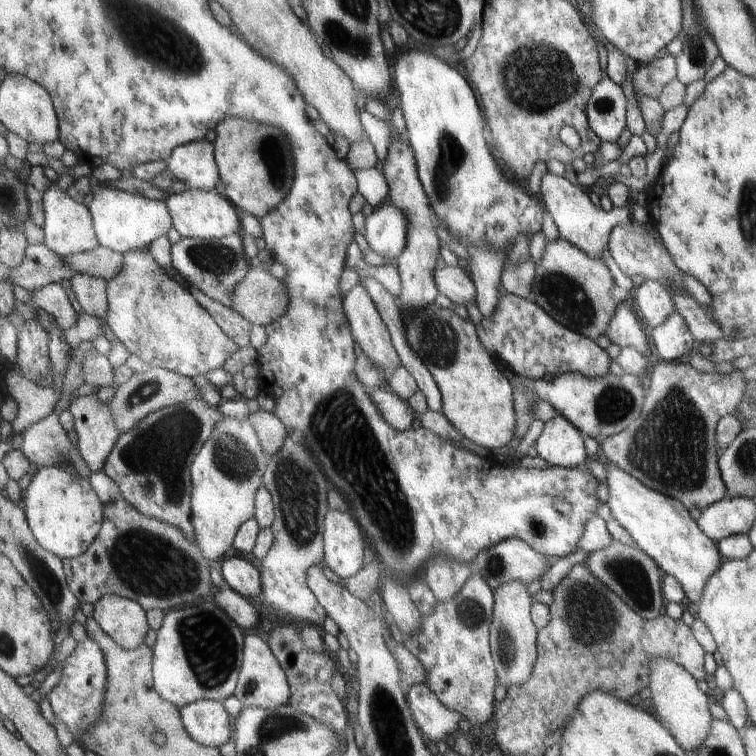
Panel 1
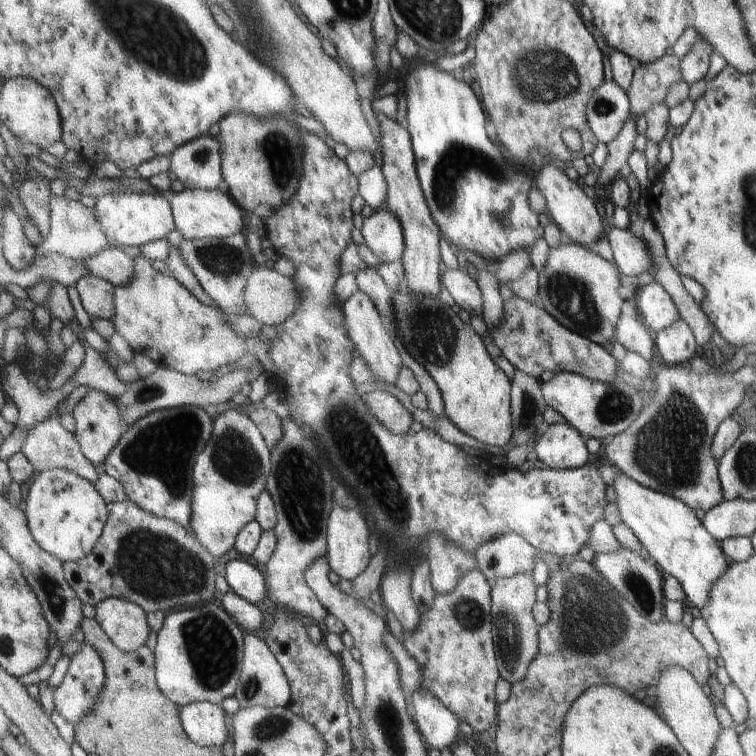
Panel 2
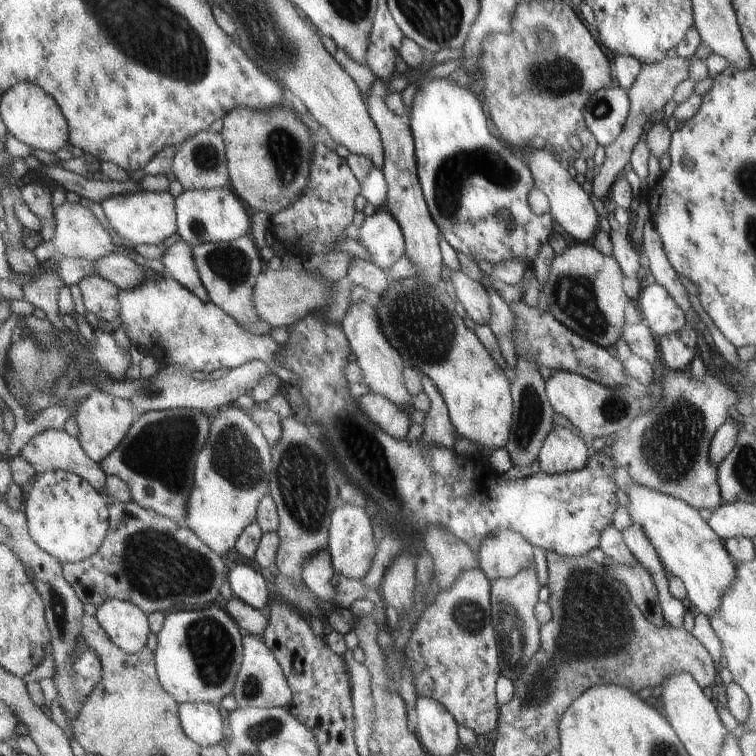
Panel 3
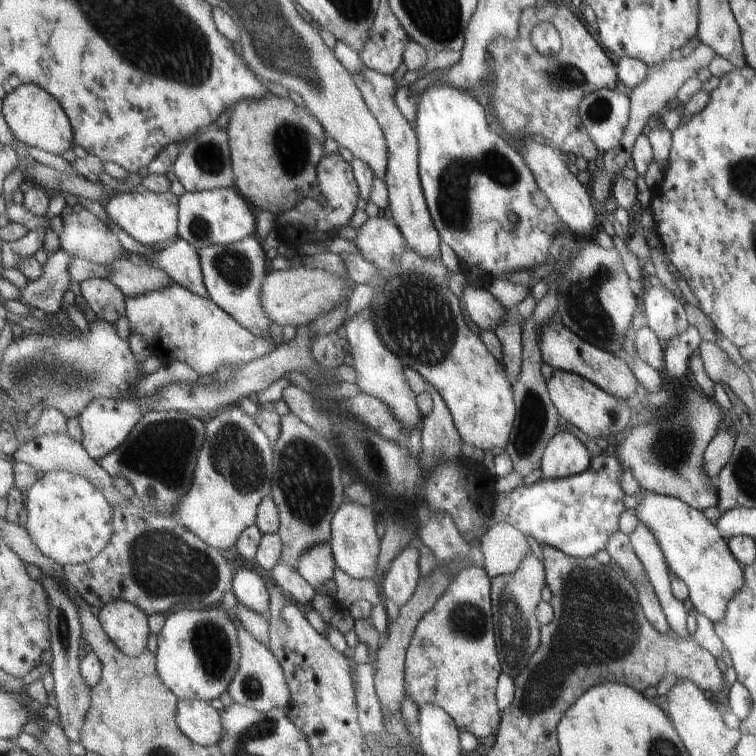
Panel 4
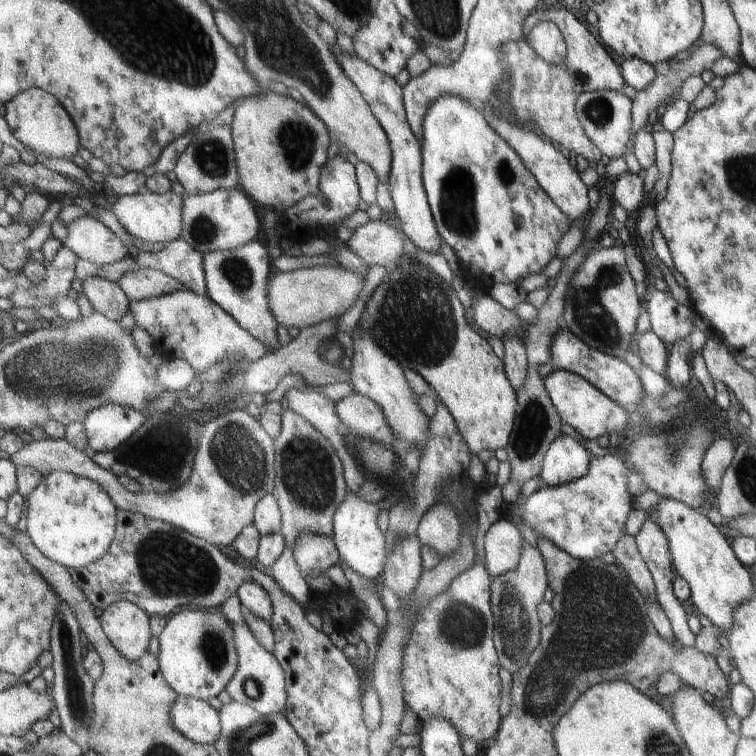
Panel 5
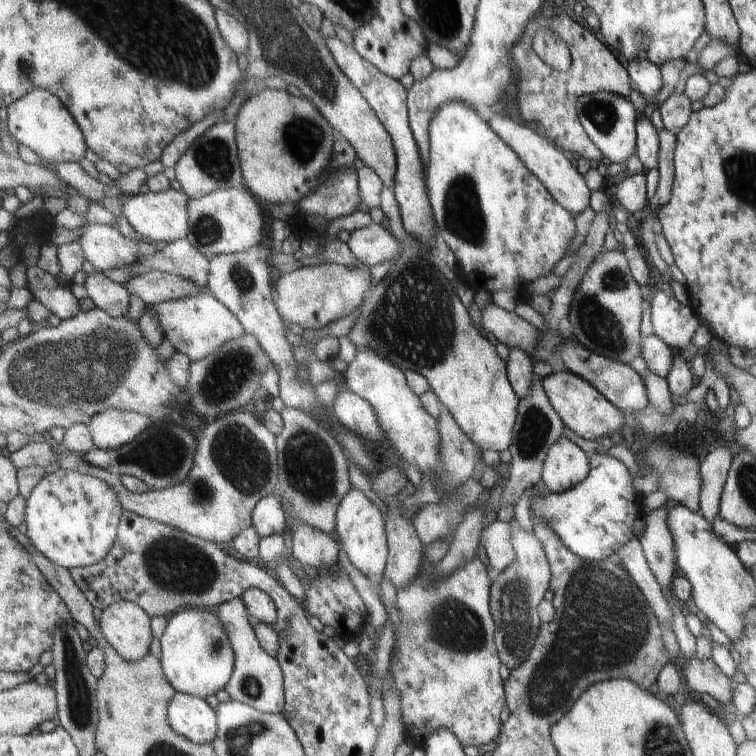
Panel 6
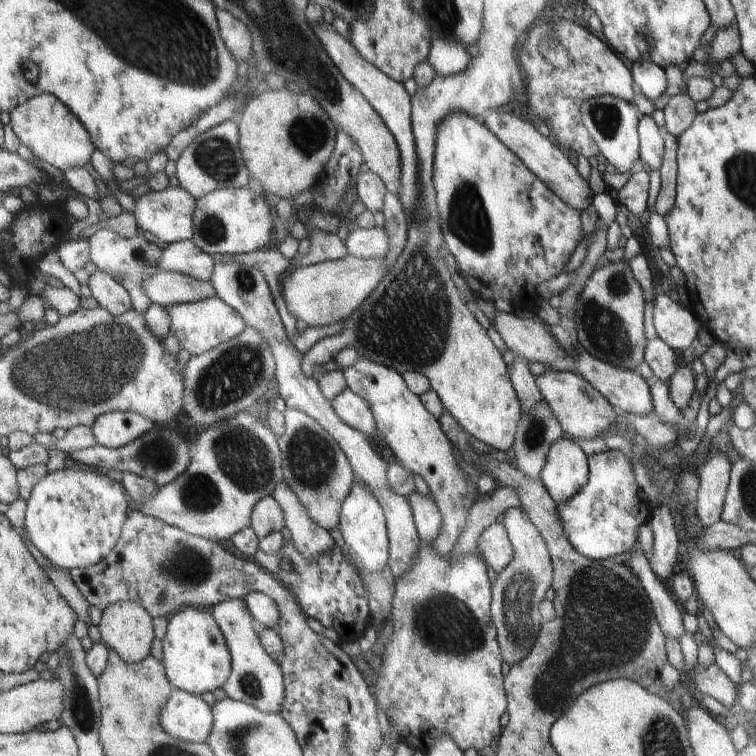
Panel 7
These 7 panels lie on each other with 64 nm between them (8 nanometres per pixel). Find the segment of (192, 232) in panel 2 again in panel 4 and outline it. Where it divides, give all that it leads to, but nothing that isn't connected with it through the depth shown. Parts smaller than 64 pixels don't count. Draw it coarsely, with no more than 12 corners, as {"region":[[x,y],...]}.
{"region":[[235,187],[180,196],[180,237],[197,250],[253,236]]}

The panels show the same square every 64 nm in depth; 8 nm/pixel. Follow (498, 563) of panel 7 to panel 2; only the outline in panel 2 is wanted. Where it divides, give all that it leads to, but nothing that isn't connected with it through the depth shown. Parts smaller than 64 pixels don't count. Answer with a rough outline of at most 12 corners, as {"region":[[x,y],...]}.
{"region":[[503,534],[477,551],[491,585],[532,576],[536,550],[519,534]]}

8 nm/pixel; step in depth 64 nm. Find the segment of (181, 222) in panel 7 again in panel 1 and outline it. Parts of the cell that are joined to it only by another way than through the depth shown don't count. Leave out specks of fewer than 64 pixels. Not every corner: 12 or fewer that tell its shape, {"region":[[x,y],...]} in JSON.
{"region":[[91,183],[101,246],[147,249],[174,227],[165,200]]}

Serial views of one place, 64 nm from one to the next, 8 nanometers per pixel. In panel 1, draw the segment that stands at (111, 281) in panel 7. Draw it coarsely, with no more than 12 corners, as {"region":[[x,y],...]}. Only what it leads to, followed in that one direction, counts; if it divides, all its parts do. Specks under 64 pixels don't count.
{"region":[[79,273],[71,280],[83,310],[109,316],[107,280]]}

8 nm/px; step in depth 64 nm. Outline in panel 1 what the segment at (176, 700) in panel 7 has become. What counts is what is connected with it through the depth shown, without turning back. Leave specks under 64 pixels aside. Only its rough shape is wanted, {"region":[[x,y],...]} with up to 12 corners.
{"region":[[203,699],[180,711],[202,745],[219,748],[233,737],[222,702]]}

